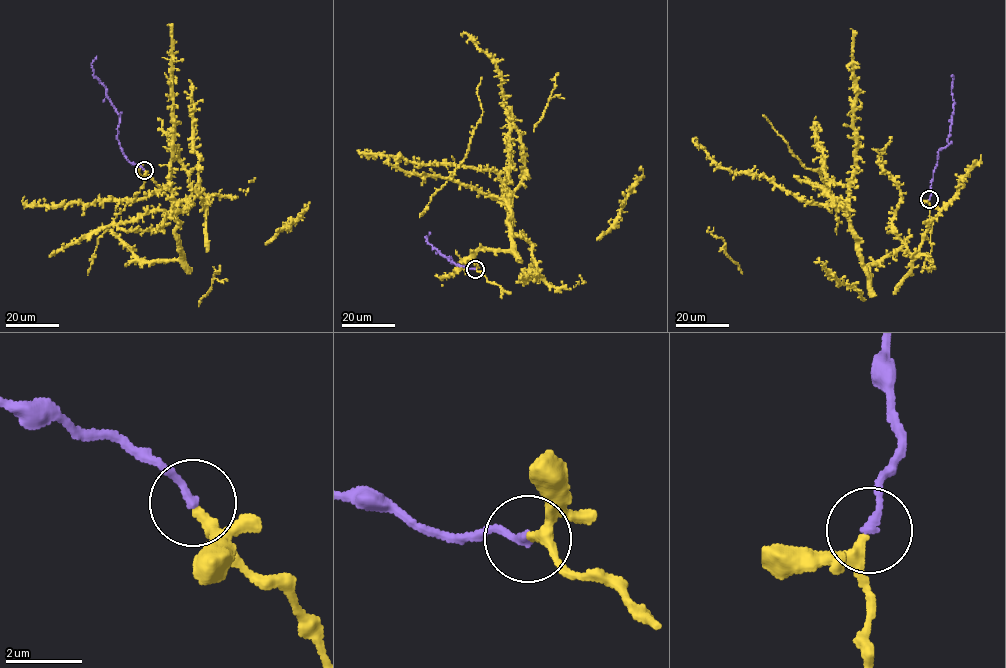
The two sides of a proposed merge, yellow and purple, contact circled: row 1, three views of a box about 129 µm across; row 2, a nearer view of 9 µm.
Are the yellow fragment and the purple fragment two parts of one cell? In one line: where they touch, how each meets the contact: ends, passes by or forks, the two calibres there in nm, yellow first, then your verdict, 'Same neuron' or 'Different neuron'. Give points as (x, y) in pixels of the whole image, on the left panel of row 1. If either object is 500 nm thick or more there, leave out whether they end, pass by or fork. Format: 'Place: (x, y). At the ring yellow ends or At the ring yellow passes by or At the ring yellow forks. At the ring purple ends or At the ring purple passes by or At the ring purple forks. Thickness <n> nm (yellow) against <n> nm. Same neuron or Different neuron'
Place: (144, 170). At the ring yellow passes by. At the ring purple ends. Thickness 240 nm (yellow) against 220 nm. Same neuron

